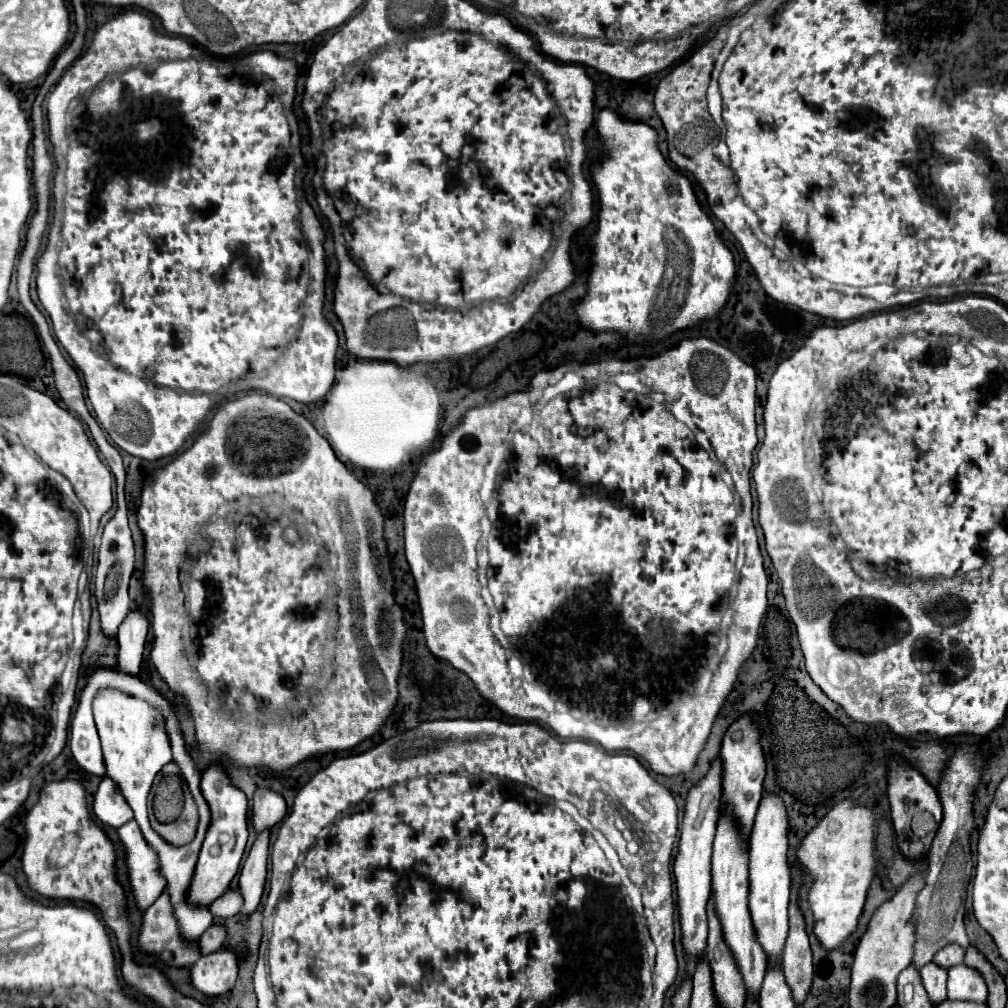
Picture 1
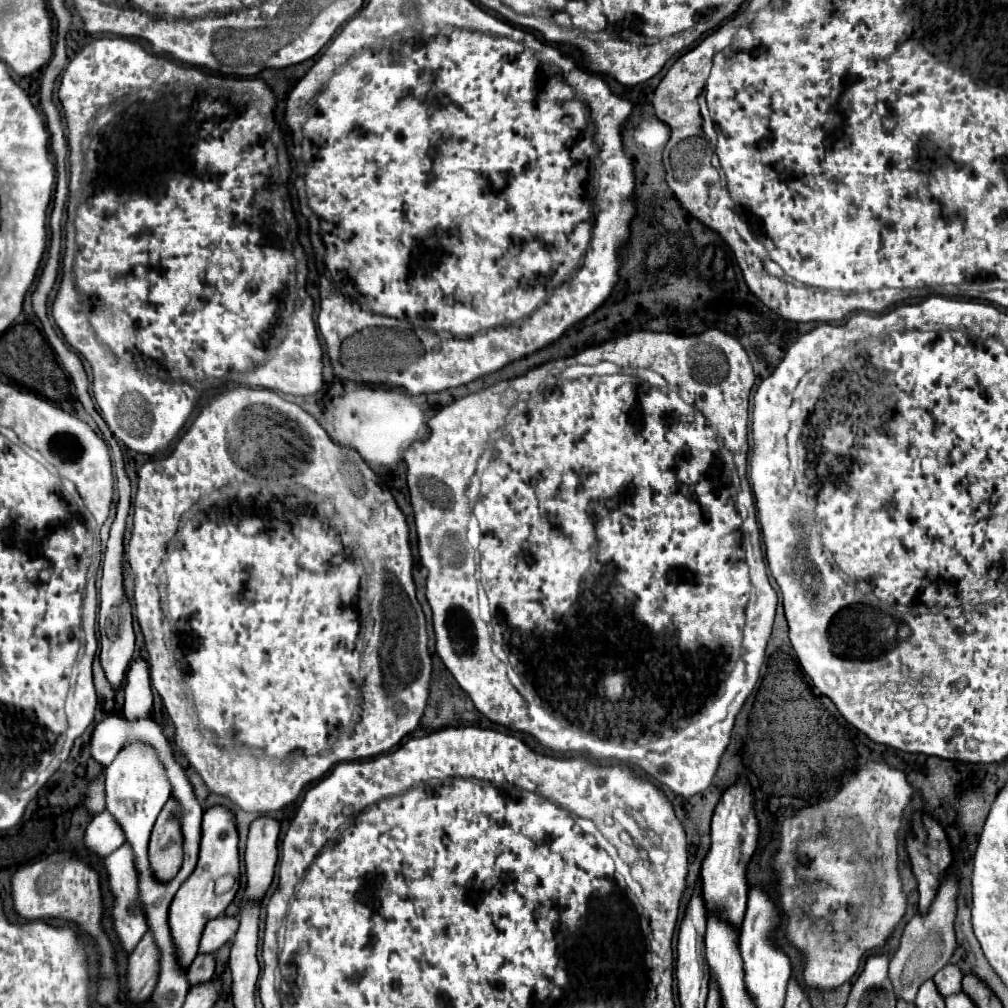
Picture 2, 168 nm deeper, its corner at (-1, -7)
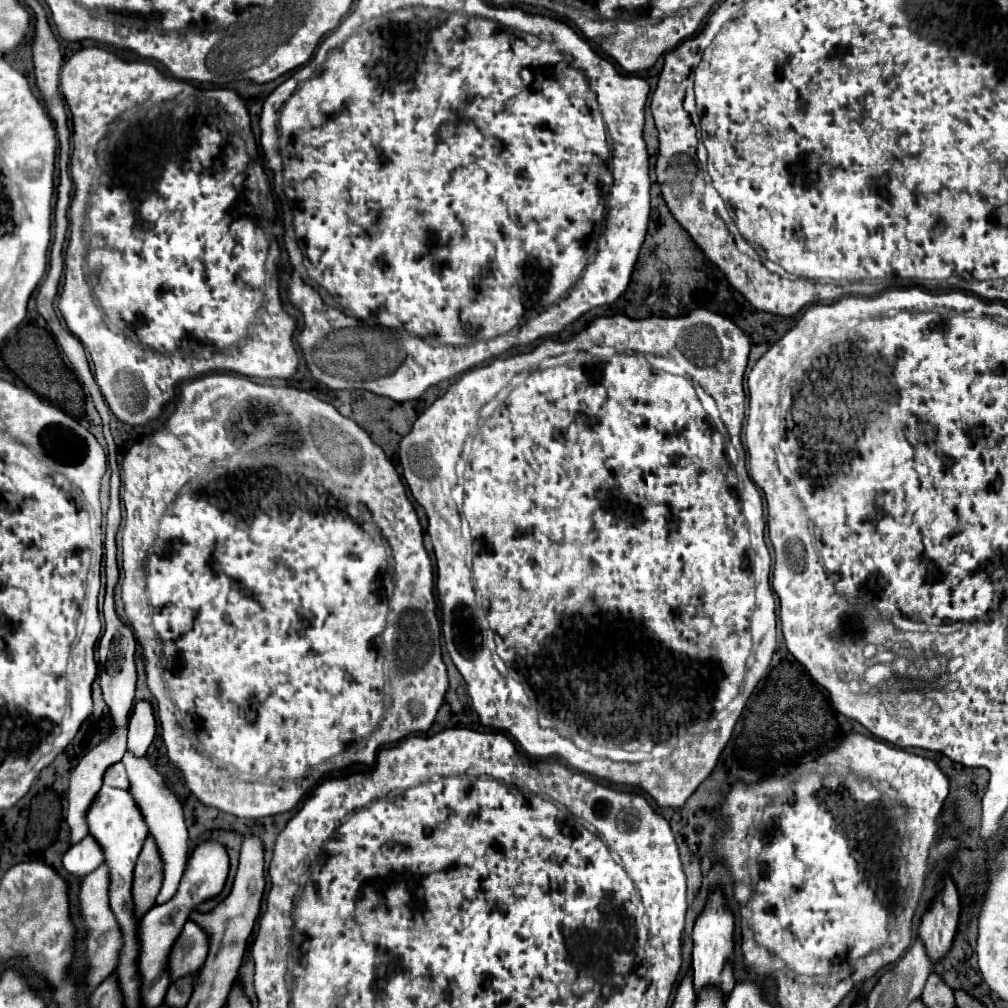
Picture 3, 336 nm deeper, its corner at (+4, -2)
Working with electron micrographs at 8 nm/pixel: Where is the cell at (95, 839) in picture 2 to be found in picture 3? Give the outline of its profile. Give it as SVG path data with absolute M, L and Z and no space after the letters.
M87 836L83 842L71 846L63 854L65 872L75 876L77 880L83 880L87 874L91 874L101 864L103 864L103 854L99 854L99 846L95 846L95 840L91 836Z

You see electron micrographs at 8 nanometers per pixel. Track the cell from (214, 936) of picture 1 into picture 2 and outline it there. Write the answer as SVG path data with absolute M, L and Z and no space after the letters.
M196 955L196 959L194 959L194 961L190 963L190 967L188 967L190 985L208 981L208 979L214 975L214 969L216 969L214 955Z

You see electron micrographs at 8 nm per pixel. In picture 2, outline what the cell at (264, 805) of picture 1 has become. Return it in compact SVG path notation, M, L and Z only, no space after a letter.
M262 815L252 821L248 841L246 841L246 901L248 899L262 899L278 861L278 835L280 835L280 821Z

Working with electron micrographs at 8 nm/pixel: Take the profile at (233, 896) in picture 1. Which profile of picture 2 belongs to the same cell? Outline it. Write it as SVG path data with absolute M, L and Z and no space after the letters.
M220 915L208 921L200 939L200 953L216 953L228 939L234 937L236 931L238 919L232 915Z

